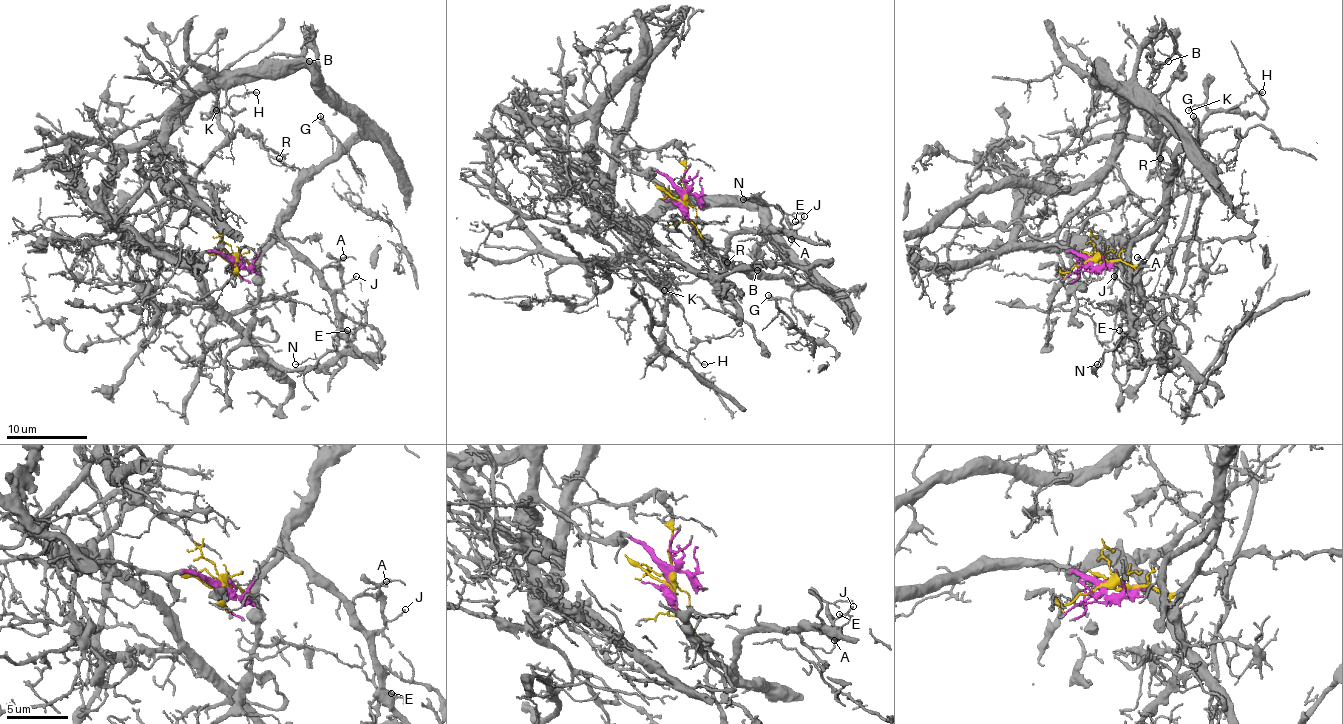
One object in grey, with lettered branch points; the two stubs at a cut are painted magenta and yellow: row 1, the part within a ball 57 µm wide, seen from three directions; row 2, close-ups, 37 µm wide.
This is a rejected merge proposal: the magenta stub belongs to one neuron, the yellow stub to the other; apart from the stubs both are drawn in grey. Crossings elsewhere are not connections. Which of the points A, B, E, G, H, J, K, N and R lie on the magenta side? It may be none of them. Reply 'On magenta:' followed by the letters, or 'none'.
On magenta: H, K

